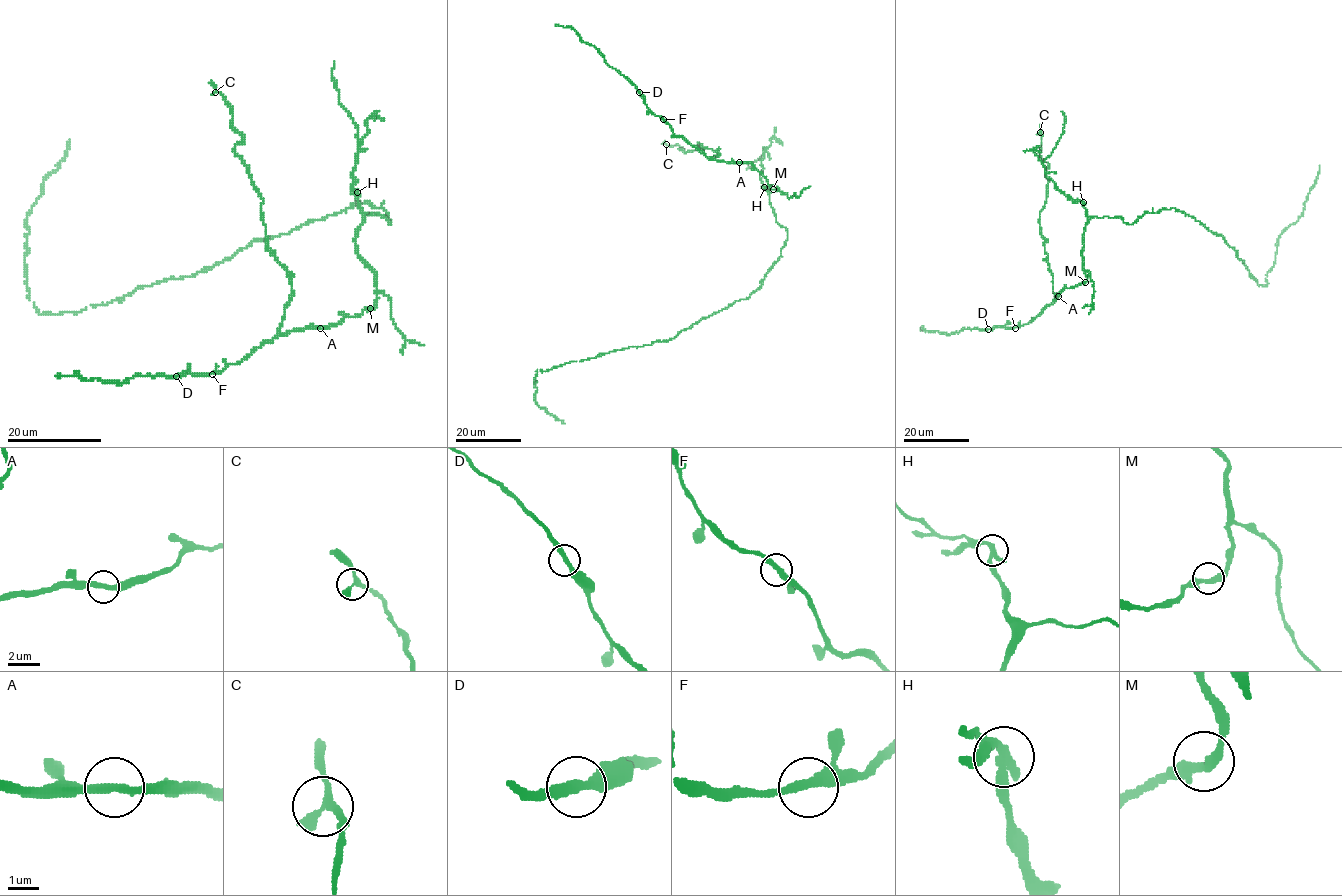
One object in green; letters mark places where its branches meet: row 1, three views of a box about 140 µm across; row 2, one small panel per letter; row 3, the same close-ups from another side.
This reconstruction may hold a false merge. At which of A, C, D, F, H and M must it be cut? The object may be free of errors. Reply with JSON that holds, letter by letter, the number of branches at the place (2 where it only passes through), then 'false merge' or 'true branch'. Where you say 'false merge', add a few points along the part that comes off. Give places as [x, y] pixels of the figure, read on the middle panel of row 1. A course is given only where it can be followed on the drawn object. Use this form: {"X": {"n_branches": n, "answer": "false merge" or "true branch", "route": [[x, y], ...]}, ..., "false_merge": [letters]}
{"A": {"n_branches": 2, "answer": "true branch"}, "C": {"n_branches": 2, "answer": "true branch"}, "D": {"n_branches": 2, "answer": "true branch"}, "F": {"n_branches": 2, "answer": "true branch"}, "H": {"n_branches": 2, "answer": "false merge", "route": [[764, 187], [760, 175], [765, 148], [764, 154], [747, 169], [748, 165]]}, "M": {"n_branches": 2, "answer": "true branch"}, "false_merge": ["H"]}

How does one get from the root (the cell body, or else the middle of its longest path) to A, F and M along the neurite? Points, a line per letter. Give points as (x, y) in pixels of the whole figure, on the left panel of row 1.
A: (381, 207), (390, 224), (365, 213), (356, 237), (357, 255), (376, 275), (375, 304), (320, 328)
F: (381, 207), (390, 224), (365, 213), (356, 237), (357, 255), (376, 275), (371, 308), (278, 334), (212, 374)
M: (381, 207), (390, 224), (378, 214), (365, 213), (356, 237), (357, 255), (376, 275), (377, 298), (370, 308)

